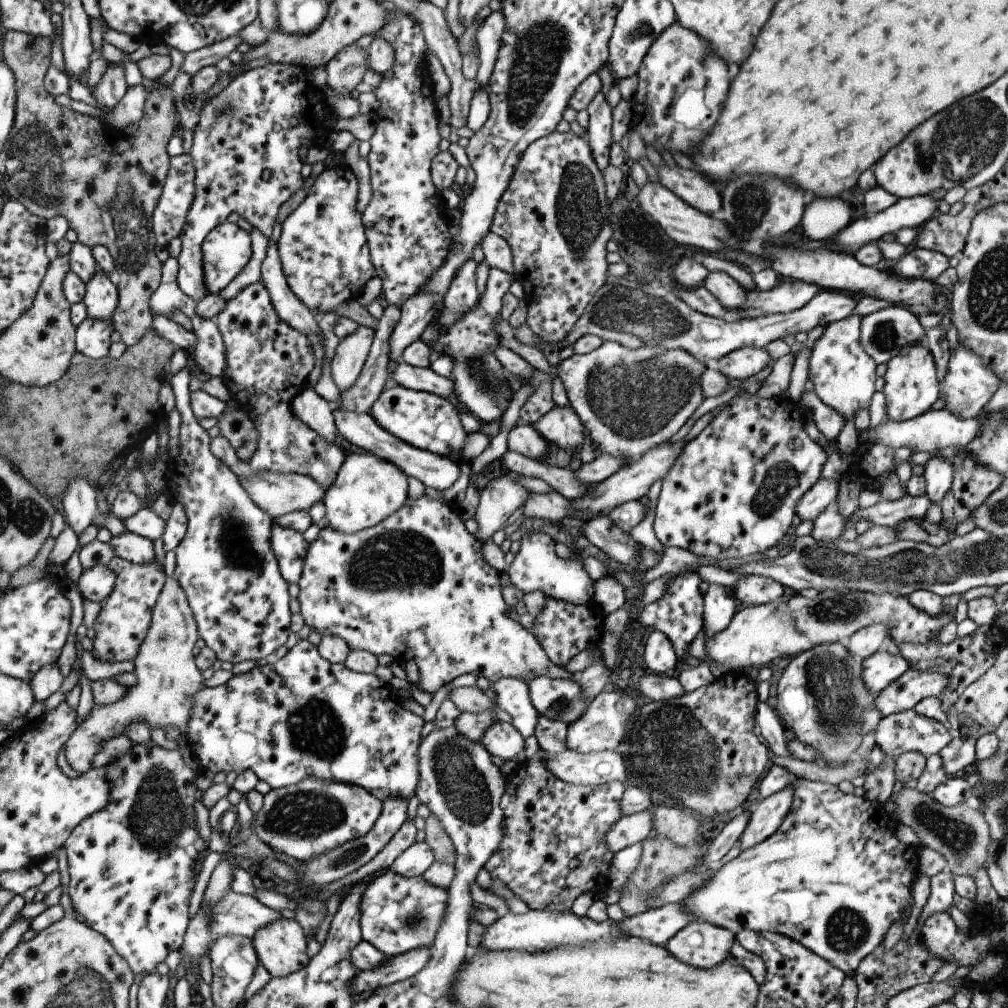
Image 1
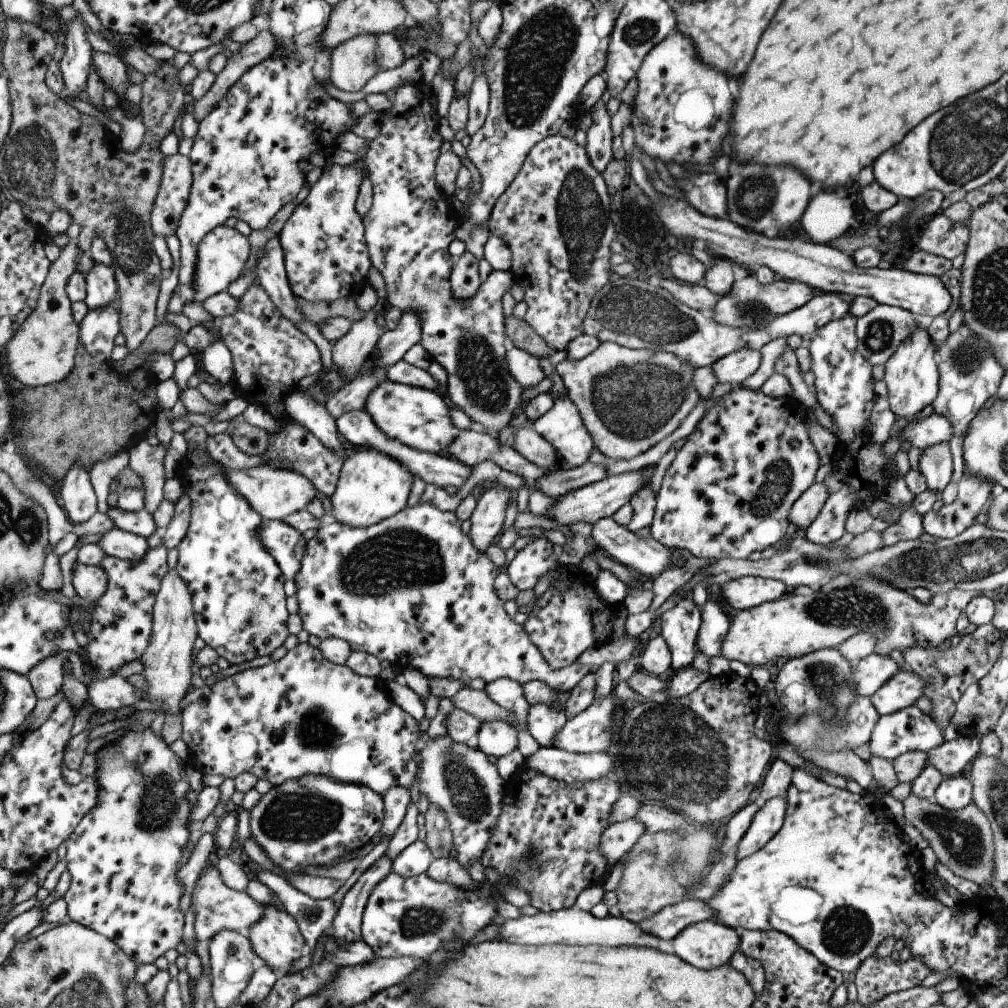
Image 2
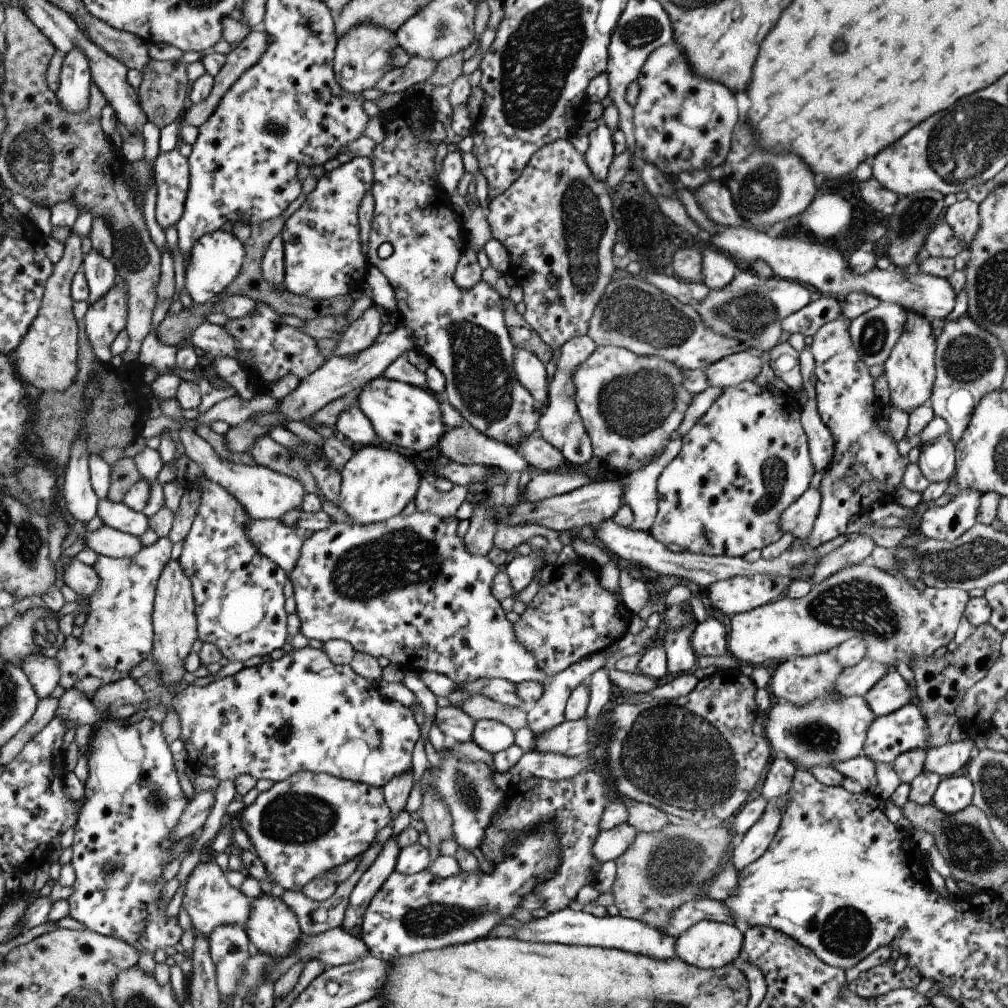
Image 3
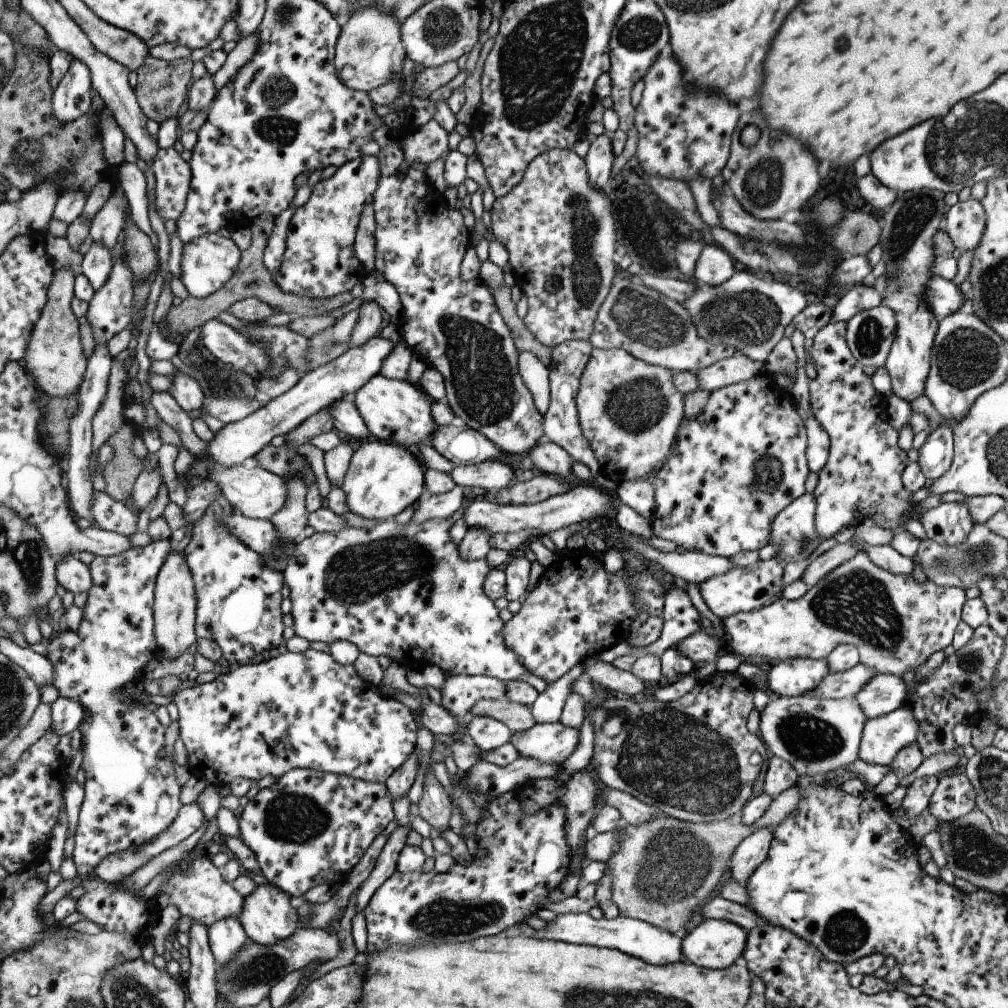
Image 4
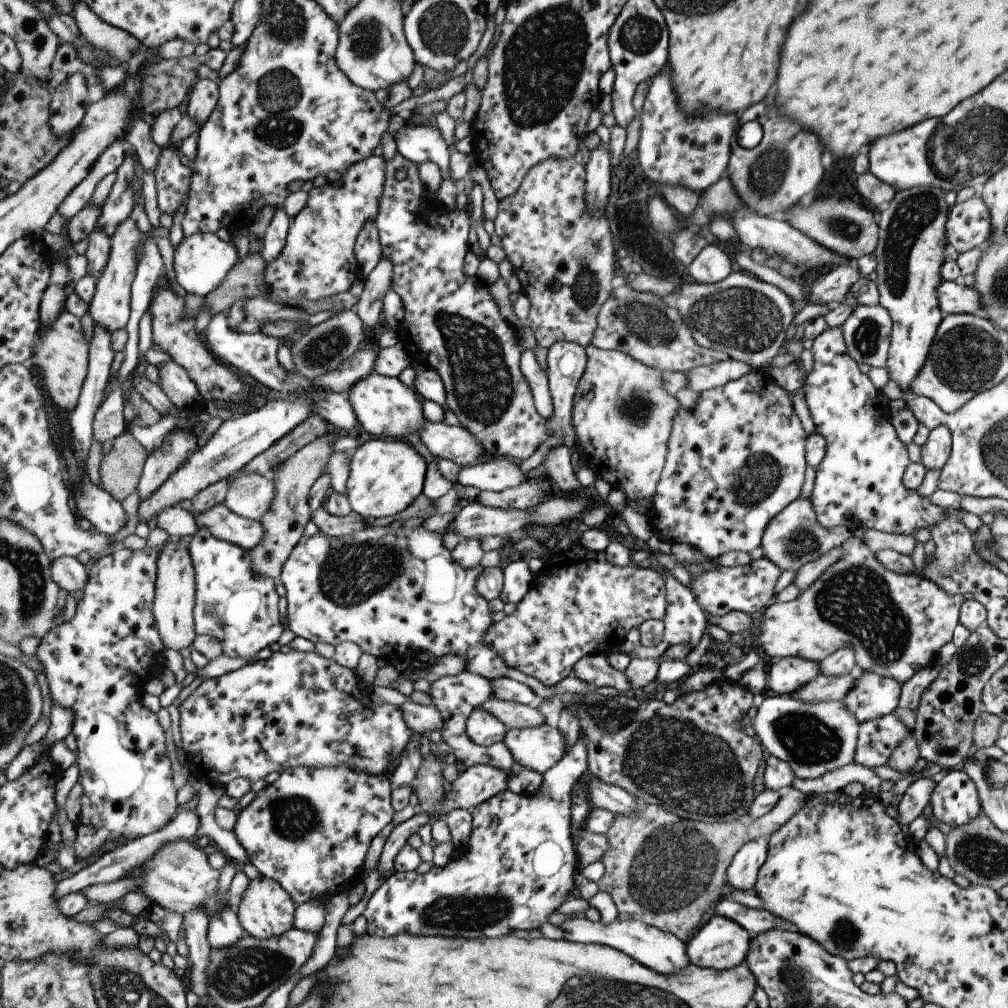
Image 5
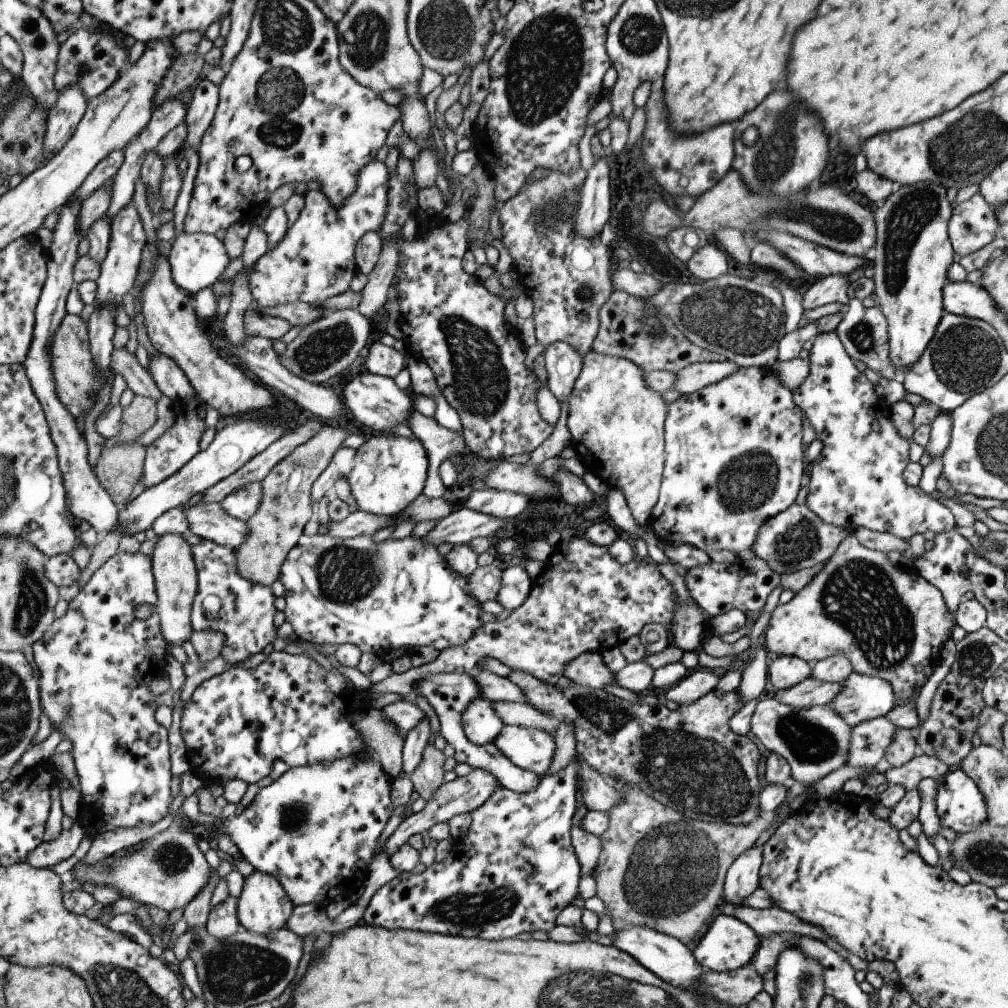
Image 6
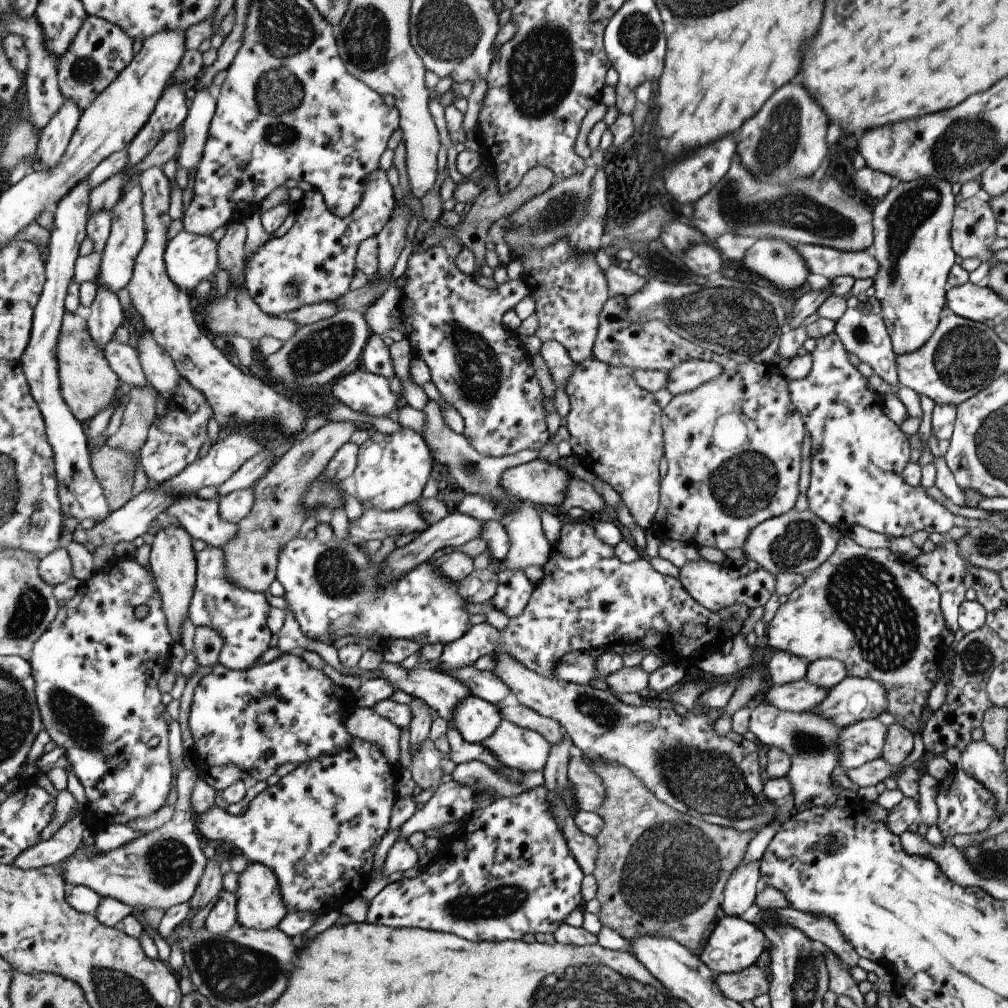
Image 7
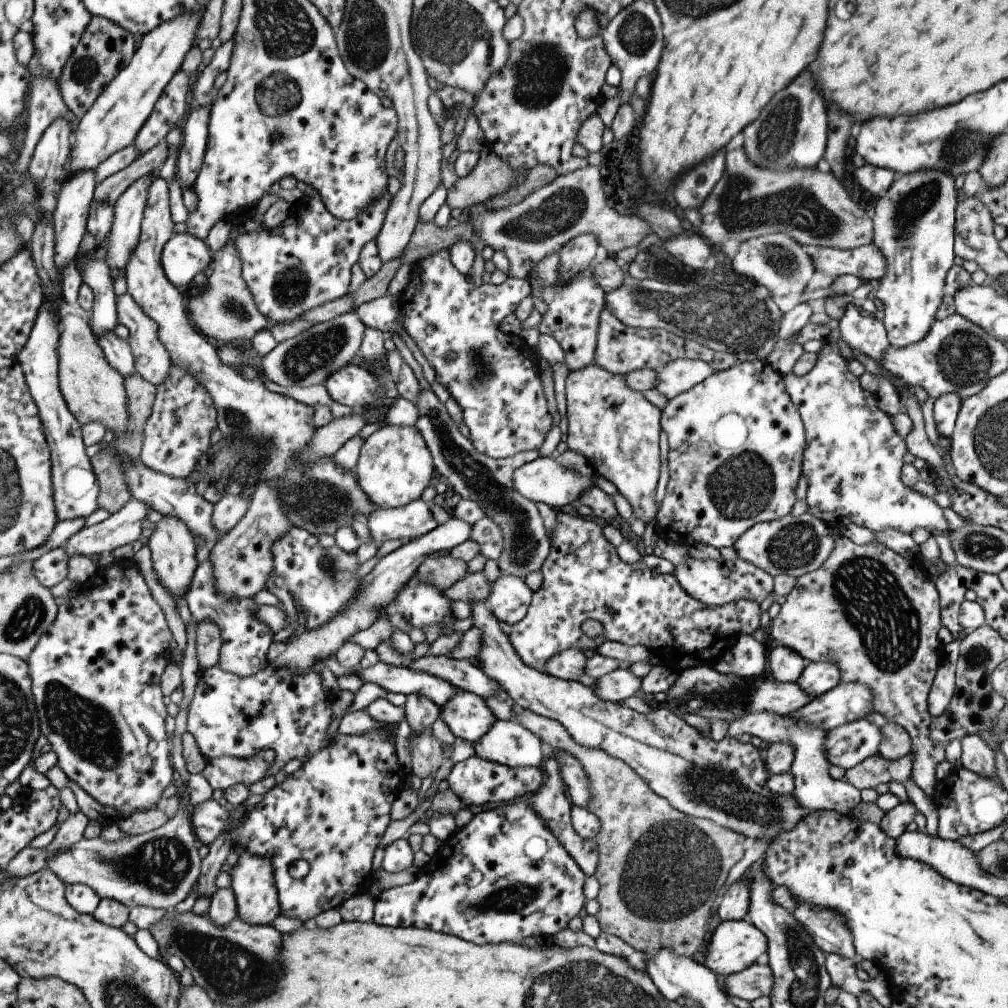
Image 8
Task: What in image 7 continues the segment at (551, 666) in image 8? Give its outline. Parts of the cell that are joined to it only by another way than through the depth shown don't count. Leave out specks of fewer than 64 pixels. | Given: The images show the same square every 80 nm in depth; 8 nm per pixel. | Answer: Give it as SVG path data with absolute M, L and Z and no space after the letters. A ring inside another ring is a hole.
M575 650L560 658L552 672L555 678L578 685L587 685L595 678L594 660L585 650Z

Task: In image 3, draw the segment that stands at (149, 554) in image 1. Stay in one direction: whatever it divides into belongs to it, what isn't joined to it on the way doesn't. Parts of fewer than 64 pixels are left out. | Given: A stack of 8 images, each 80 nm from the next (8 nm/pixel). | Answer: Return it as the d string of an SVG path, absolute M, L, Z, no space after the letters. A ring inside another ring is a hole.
M103 524L99 529L84 533L84 546L100 555L115 558L134 557L144 546L138 536L132 536Z

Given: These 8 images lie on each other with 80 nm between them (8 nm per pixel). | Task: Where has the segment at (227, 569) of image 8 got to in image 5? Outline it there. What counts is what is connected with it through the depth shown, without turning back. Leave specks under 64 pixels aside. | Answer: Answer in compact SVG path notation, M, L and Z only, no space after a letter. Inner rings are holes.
M329 430L327 434L314 438L299 450L296 450L291 456L286 457L275 470L270 472L277 494L275 494L275 500L273 500L270 510L265 515L261 515L258 520L263 529L260 543L252 546L247 551L251 554L251 566L253 566L255 573L271 579L279 578L283 562L285 562L299 538L302 537L303 527L310 520L311 510L307 502L309 489L313 482L325 471L326 460L334 452L331 444L338 437Z

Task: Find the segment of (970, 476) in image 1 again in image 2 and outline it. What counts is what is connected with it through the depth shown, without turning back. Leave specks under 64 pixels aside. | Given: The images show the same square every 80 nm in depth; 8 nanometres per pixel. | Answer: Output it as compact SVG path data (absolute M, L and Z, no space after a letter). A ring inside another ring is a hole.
M963 474L958 480L956 497L950 504L921 515L924 532L938 539L957 536L975 522L975 516L984 510L991 491L997 491L994 483Z

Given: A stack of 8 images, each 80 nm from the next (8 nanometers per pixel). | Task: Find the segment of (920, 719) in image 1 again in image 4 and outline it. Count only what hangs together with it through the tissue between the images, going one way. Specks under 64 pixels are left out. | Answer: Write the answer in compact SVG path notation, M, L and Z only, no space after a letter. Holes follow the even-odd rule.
M904 706L867 719L863 724L857 759L870 765L888 767L901 748L915 740L917 727L912 711Z

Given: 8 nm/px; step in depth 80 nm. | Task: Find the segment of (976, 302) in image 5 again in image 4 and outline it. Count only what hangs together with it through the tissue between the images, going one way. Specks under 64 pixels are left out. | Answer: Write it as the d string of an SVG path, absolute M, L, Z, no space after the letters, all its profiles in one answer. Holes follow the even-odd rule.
M932 275L926 282L926 303L938 323L947 315L958 311L963 302L969 299L968 295L962 295L959 287L952 281Z

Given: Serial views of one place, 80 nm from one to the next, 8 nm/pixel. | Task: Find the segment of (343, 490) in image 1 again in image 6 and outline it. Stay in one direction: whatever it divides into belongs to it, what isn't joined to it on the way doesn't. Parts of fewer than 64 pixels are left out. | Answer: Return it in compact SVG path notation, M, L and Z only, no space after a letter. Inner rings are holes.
M373 433L355 450L353 467L346 480L359 511L384 517L395 516L422 494L428 458L417 438Z

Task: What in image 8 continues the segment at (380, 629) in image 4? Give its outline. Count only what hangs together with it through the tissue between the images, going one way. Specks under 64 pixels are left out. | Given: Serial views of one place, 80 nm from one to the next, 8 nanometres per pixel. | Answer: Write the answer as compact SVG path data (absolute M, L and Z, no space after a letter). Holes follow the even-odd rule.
M283 533L270 546L272 556L272 574L283 578L286 590L295 602L297 612L307 612L304 629L314 629L320 624L332 619L352 598L358 582L353 576L358 567L355 564L355 553L347 554L340 551L336 545L328 549L316 545L306 546ZM413 574L380 616L387 616L394 630L404 633L409 632L410 628L422 630L428 624L456 620L449 615L449 602L444 592L419 583Z

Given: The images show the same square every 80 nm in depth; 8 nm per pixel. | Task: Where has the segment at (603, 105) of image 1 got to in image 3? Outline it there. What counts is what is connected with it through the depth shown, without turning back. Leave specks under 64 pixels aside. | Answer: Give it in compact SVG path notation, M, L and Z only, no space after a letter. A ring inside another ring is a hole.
M601 120L597 121L597 124L587 135L588 147L584 153L584 159L589 167L589 172L598 181L603 182L614 155L612 151L612 132Z

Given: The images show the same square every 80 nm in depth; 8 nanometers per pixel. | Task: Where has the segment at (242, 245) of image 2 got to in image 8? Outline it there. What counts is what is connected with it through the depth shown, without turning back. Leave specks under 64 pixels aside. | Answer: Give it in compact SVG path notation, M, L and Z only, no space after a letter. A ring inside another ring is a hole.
M188 231L177 233L165 245L162 263L167 278L184 291L193 289L193 280L197 274L211 271L214 252L203 239Z

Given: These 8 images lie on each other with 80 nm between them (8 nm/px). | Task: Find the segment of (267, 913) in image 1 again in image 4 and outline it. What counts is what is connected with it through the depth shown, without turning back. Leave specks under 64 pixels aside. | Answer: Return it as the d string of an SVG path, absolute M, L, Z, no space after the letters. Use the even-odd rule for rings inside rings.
M193 850L187 853L186 857L171 863L164 870L168 879L162 884L157 895L167 894L169 904L173 904L182 916L189 916L191 919L204 922L210 927L218 920L226 919L228 916L237 917L242 911L242 904L245 902L231 882L225 882L219 867L215 866L208 854L195 855Z

